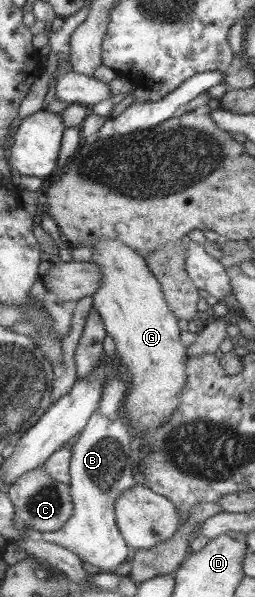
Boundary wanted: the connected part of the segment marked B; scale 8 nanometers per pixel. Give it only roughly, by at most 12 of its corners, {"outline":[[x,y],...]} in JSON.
{"outline":[[103,384],[71,446],[72,513],[41,540],[113,573],[132,555],[115,525],[138,463],[121,415]]}

